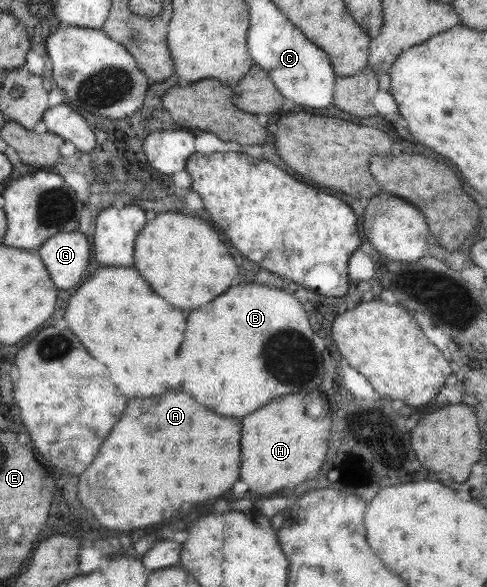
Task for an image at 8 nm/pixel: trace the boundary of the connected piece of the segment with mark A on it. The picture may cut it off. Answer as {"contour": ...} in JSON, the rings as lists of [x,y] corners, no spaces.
{"contour":[[[166,392],[160,396],[148,396],[140,400],[128,400],[122,418],[114,424],[112,432],[100,444],[98,456],[92,464],[78,476],[78,500],[86,508],[100,508],[112,512],[94,512],[98,524],[114,530],[130,530],[138,526],[152,526],[160,520],[176,514],[180,504],[198,504],[210,498],[218,498],[232,488],[238,480],[240,466],[240,420],[216,416],[212,410],[196,404],[188,394]]]}

